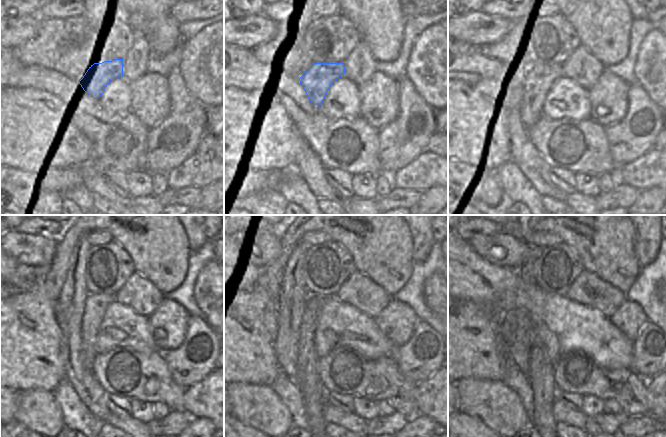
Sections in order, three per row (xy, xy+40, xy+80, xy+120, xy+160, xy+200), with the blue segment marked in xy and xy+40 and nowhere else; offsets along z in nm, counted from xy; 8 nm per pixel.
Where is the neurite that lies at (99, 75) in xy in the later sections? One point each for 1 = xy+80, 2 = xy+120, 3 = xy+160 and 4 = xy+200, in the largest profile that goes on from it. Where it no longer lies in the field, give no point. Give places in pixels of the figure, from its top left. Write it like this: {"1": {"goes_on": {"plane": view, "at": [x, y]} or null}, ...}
{"1": {"goes_on": {"plane": "xy+80", "at": [540, 78]}}, "2": {"goes_on": {"plane": "xy+120", "at": [95, 305]}}, "3": {"goes_on": {"plane": "xy+160", "at": [314, 394]}}, "4": {"goes_on": {"plane": "xy+200", "at": [540, 374]}}}

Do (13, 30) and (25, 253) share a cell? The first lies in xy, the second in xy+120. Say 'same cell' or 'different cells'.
same cell

